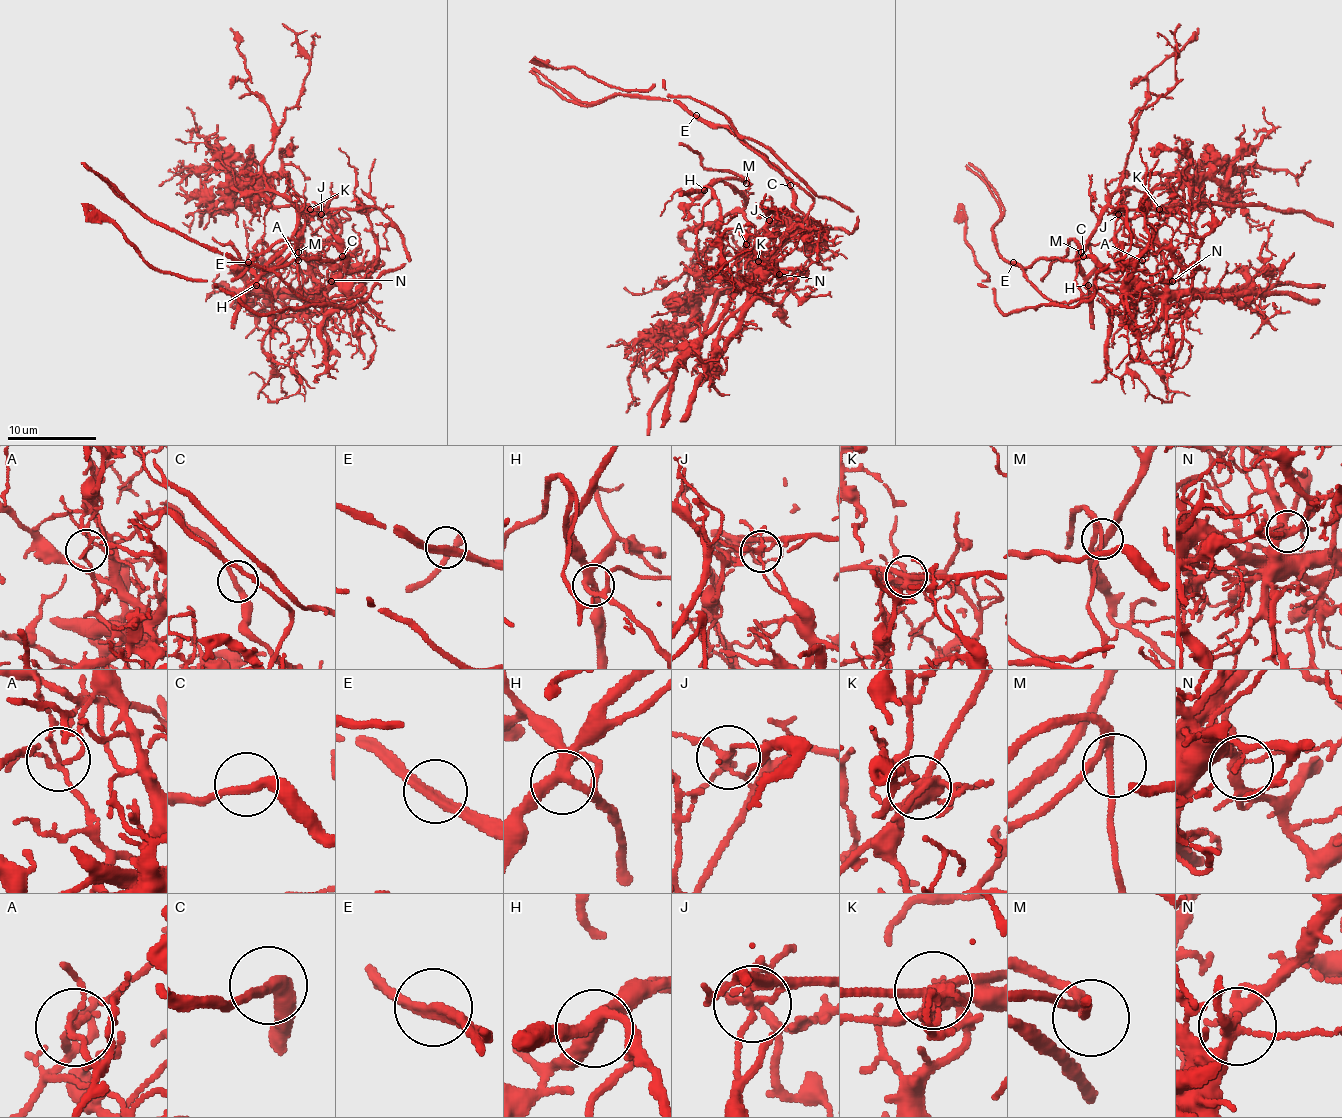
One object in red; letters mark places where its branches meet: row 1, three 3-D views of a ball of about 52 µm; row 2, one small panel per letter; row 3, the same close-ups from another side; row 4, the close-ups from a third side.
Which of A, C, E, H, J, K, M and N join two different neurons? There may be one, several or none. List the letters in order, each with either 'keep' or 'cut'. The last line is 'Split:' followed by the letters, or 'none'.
A: cut
C: keep
E: cut
H: keep
J: cut
K: cut
M: keep
N: keep
Split: A, E, J, K

